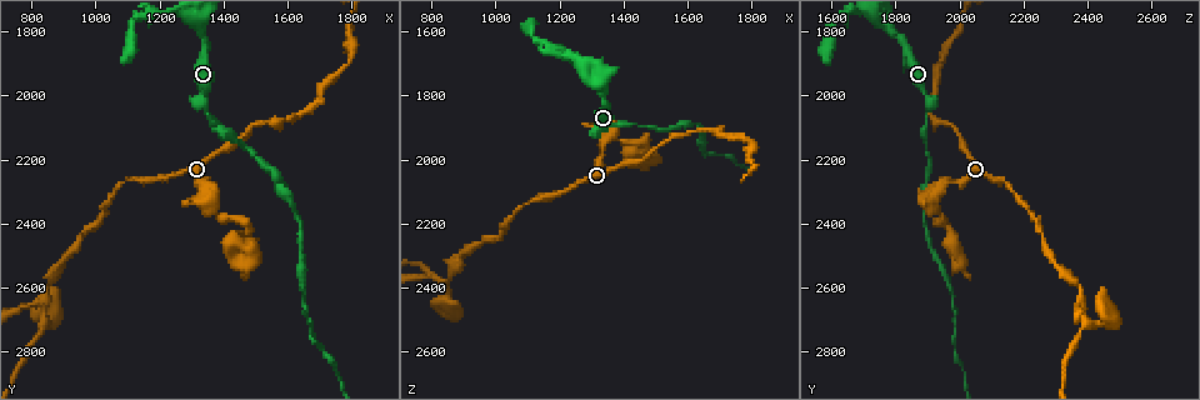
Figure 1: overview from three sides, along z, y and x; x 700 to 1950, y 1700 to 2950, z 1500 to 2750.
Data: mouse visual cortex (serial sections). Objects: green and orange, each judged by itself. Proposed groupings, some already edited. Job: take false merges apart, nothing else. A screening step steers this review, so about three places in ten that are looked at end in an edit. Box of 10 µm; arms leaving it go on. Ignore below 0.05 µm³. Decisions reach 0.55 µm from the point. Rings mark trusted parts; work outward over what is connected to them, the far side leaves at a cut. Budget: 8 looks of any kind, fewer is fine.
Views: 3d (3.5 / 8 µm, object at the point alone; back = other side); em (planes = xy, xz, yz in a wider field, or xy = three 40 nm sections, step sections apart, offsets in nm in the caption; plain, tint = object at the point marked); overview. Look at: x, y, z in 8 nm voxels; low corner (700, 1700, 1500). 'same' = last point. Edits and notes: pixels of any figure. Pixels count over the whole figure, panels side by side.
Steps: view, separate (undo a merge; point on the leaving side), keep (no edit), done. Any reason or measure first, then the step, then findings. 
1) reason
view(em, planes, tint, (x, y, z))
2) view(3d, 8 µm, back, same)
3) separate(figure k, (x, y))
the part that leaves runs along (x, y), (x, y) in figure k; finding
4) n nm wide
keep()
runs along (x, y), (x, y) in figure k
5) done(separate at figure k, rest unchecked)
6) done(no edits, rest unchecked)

two arms in line, one across
view(3d, 3.5 µm, (1330, 1790, 1770))

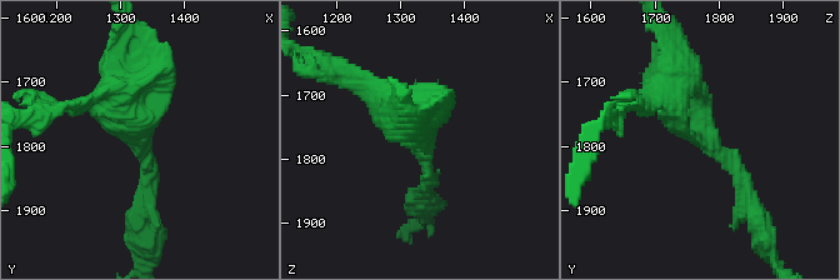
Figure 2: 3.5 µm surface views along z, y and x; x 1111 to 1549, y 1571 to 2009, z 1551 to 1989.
3 arms; arms of 200, 250, 300 nm
view(em, xy, step 1, tint, (1325, 1795, 1765))

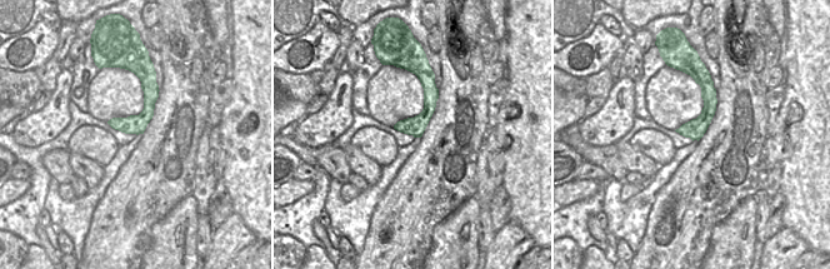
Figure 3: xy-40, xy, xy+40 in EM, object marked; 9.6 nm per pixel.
180 nm wide
keep()
runs along (749, 195), (656, 95) in figure 2; one cell here

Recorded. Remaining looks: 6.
sharp bend
view(3d, 8 µm, (1340, 2060, 1900))

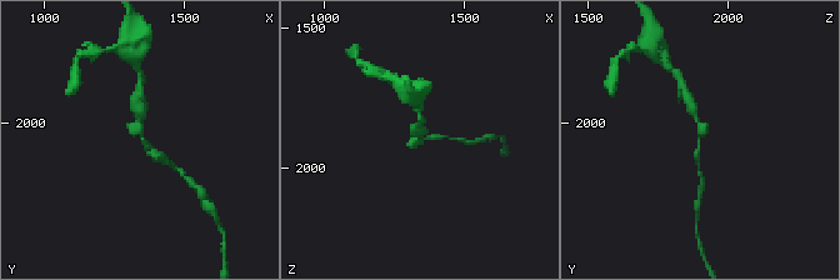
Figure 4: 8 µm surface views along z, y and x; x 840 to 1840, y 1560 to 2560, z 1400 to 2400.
view(3d, 3.5 µm, back, same)

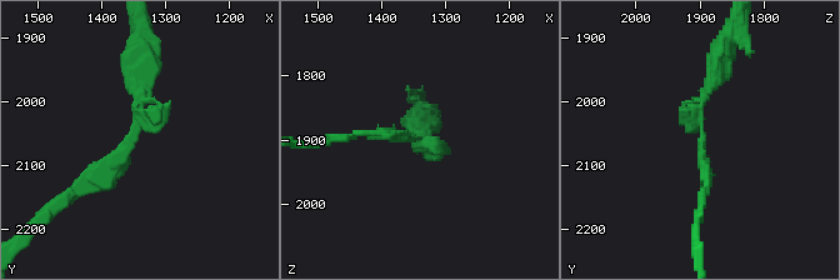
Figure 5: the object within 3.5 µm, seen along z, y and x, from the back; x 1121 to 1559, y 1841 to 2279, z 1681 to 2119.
arms of 150, 250 nm; now the EM
view(em, xy, step 1, tint, (1345, 2055, 1900))

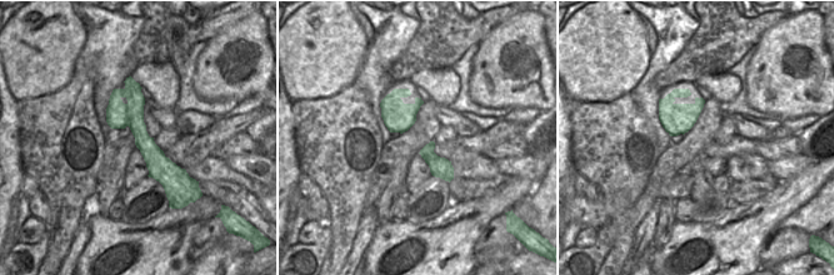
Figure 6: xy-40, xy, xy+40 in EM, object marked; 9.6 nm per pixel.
keep()
runs along (130, 86), (130, 114), (166, 185) in figure 6; all the same cell

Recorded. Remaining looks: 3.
view(3d, 8 µm, (1350, 2330, 1910))

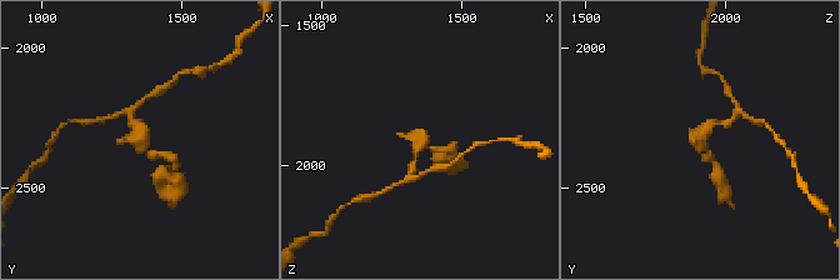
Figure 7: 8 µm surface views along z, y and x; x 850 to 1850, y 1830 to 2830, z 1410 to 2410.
closer look
view(3d, 3.5 µm, same)

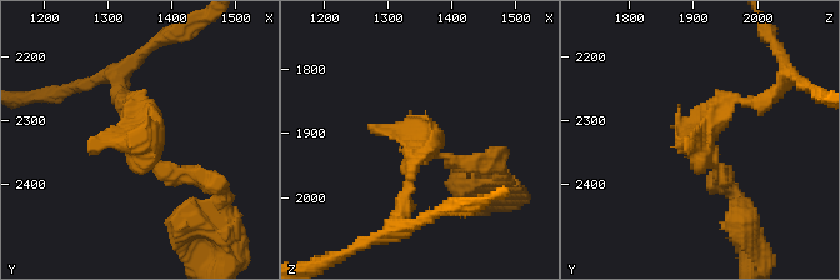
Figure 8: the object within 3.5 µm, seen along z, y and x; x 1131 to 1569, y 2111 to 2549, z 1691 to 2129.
view(em, xy, step 3, tint, (1355, 2325, 1910))

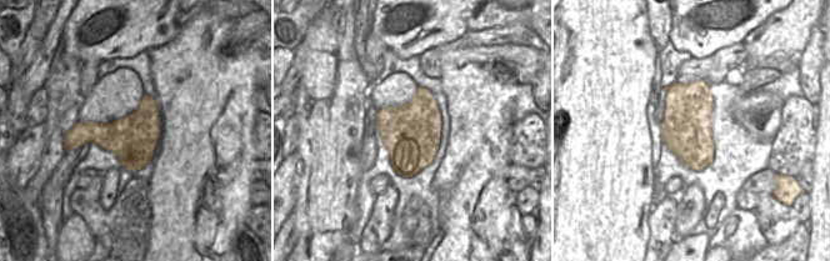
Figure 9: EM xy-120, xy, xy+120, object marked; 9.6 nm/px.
separate(figure 8, (490, 158))
the part that leaves runs along (451, 160), (493, 160), (501, 186) in figure 8; a second cell is stuck on

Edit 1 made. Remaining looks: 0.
done(separate at figure 8, rest unchecked)

